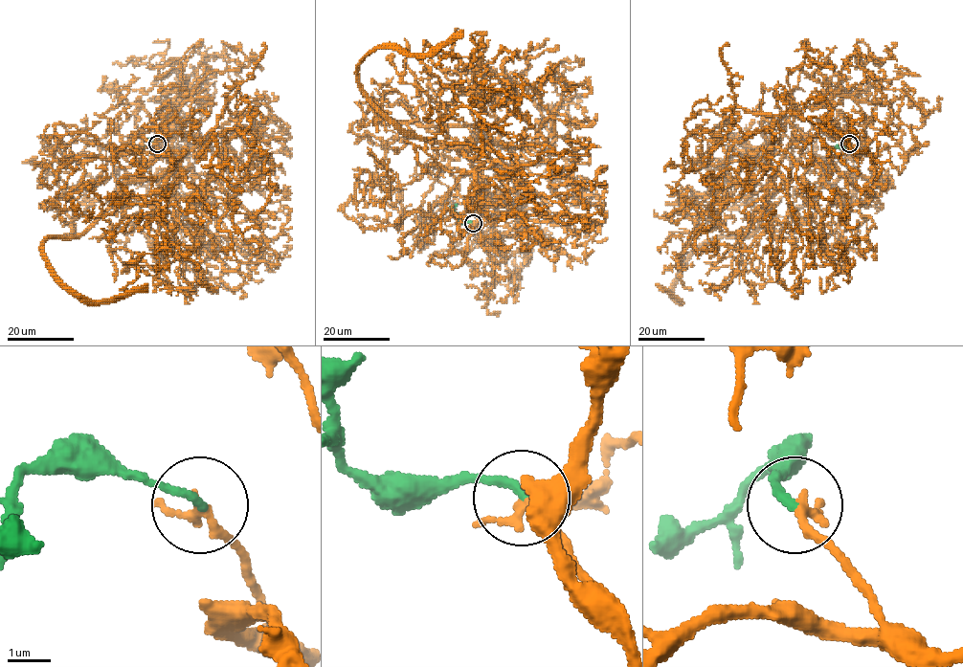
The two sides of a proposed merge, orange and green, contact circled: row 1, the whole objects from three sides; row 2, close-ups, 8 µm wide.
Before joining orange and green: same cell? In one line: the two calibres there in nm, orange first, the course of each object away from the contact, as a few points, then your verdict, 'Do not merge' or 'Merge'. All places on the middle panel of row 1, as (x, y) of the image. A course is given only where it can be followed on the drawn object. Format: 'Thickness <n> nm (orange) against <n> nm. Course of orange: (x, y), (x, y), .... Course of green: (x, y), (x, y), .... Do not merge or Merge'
Thickness 190 nm (orange) against 200 nm. Course of orange: (473, 223), (487, 194), (459, 150), (554, 145), (515, 78), (526, 56), (557, 45). Course of green: (473, 223), (459, 220), (453, 210), (456, 205). Merge

